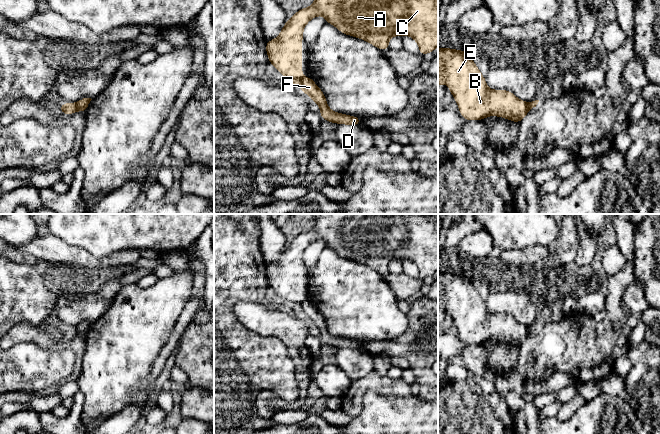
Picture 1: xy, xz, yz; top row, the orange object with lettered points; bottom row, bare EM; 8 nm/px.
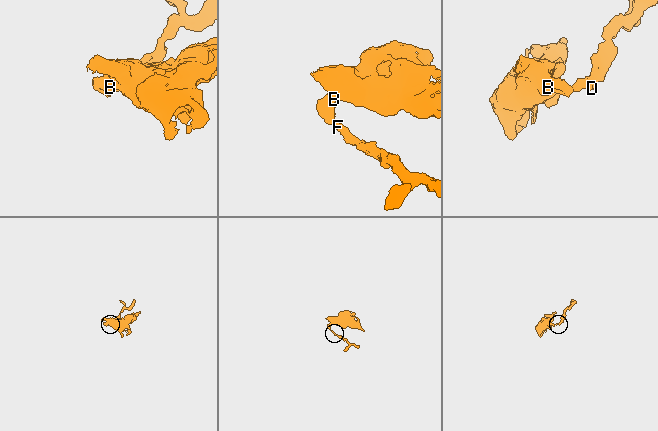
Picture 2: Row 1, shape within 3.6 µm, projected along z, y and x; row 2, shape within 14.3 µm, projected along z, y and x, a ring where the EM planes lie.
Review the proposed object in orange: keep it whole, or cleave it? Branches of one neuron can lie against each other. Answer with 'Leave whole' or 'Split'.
Split

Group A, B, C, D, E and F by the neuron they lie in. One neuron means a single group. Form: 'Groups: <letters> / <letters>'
Groups: A B C E / D F

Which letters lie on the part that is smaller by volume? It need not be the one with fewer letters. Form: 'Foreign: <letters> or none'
Foreign: D, F

